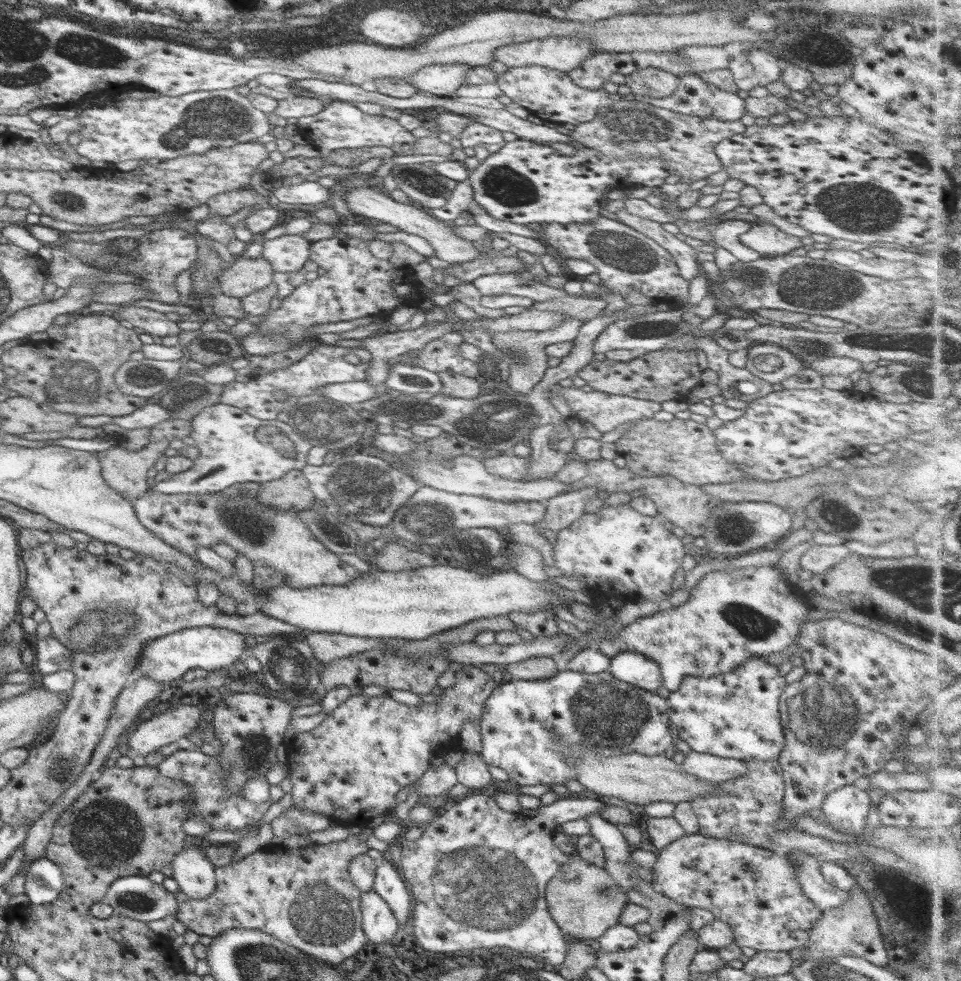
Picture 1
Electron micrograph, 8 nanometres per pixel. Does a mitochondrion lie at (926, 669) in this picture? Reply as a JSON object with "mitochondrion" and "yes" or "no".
{"mitochondrion":"no"}

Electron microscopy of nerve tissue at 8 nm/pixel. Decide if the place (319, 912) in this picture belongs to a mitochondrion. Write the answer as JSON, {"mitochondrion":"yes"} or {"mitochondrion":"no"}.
{"mitochondrion":"yes"}

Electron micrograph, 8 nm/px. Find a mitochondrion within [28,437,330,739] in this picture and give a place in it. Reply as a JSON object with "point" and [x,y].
{"point":[112,627]}

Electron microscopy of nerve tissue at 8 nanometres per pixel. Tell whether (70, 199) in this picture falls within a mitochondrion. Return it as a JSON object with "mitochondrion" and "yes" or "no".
{"mitochondrion":"yes"}

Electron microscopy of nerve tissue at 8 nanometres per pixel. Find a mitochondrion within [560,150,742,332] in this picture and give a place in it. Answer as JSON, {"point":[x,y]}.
{"point":[624,257]}

